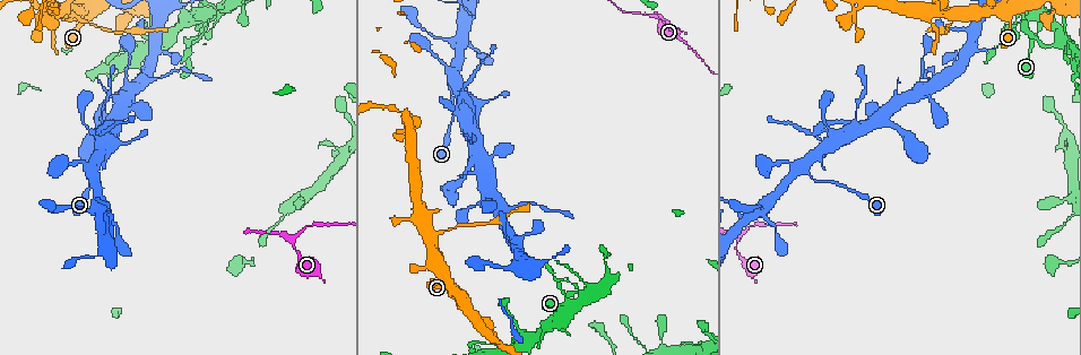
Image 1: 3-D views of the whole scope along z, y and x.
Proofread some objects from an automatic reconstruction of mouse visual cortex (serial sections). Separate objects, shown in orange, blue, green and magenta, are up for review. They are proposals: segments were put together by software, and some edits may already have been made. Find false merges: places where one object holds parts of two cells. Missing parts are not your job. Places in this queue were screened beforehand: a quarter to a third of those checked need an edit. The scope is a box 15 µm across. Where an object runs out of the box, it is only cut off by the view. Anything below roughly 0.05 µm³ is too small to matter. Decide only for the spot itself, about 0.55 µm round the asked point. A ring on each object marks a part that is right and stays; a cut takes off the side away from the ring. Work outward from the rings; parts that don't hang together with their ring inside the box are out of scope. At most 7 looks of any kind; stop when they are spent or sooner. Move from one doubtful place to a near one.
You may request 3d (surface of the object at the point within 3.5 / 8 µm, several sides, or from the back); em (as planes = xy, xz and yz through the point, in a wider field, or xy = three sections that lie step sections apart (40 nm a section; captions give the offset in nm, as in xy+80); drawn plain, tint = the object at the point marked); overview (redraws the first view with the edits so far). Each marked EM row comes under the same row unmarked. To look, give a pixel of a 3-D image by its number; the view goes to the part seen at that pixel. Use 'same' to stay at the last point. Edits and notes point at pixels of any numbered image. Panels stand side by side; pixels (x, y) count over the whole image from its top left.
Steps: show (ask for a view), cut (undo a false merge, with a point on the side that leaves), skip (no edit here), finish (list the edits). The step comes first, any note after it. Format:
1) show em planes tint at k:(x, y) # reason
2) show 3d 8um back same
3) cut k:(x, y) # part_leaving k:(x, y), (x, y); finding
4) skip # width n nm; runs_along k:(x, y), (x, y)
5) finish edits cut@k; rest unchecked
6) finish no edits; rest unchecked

show 3d 3.5um back at 1:(452, 229) # a narrow waist

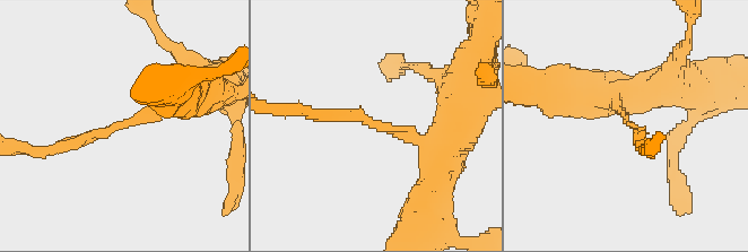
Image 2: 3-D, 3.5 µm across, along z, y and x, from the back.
show em xy step 5 tint at 2:(132, 121)

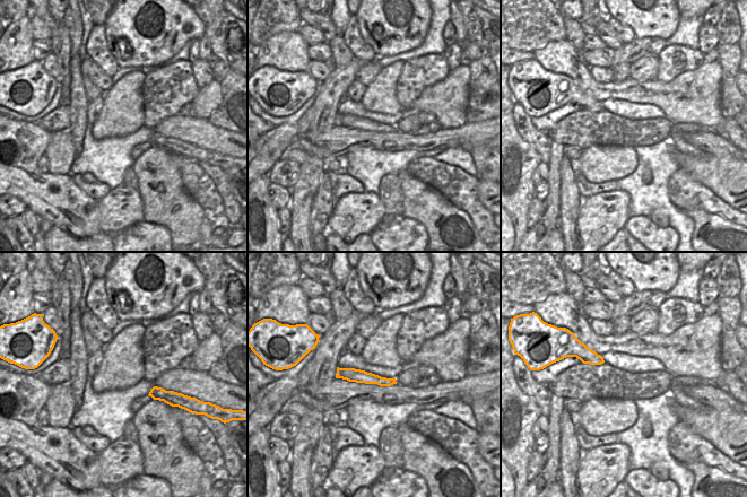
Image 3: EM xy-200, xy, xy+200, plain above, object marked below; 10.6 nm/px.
cut 2:(376, 124) # part_leaving 2:(407, 136), (355, 115), (310, 112); a second cell is stuck on

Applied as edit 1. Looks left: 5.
show overview

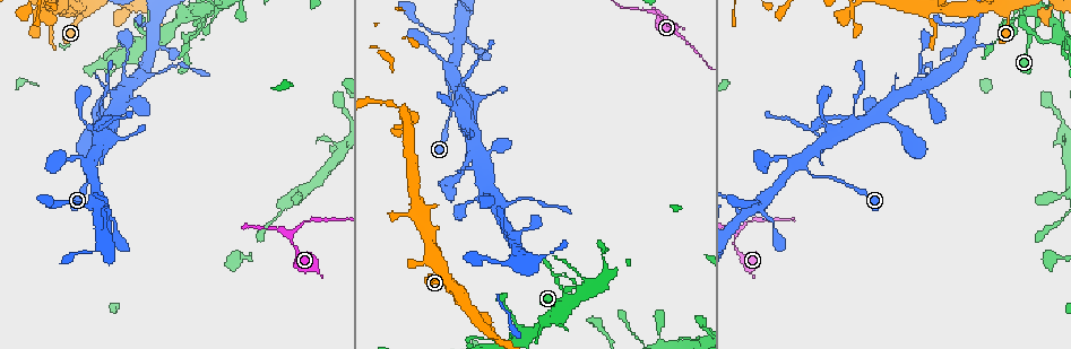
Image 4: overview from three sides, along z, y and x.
show 3d 3.5um at 4:(1014, 17) # thick turns thin

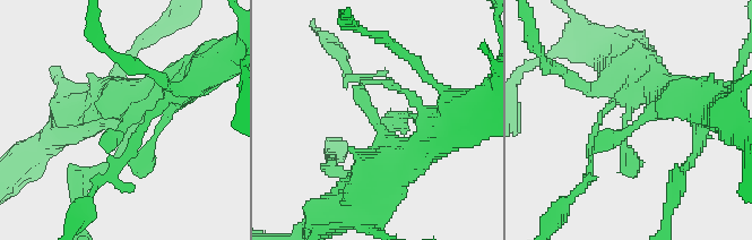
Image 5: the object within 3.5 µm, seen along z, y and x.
show em xy step 1 tint at 5:(382, 126) # arm_widths 150, 450 nm; now the EM

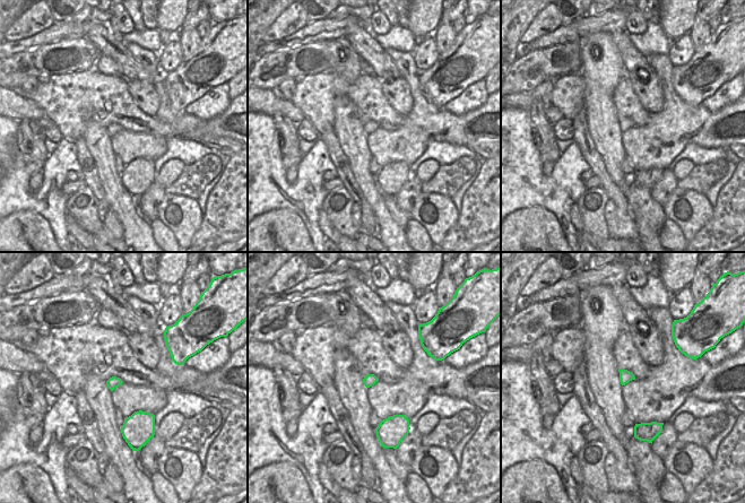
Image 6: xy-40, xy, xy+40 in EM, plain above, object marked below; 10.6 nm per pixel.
skip # runs_along 5:(702, 110), (664, 103), (604, 140), (589, 169); all the same cell

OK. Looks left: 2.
show 3d 3.5um at 4:(652, 9) # thin neck

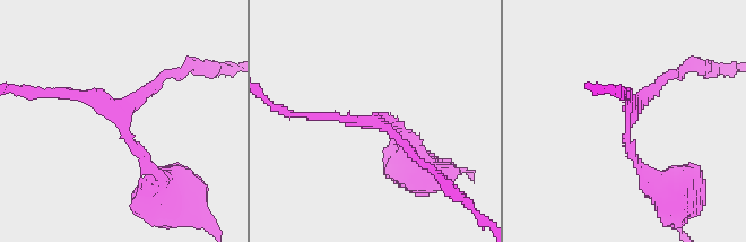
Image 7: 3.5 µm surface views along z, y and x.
show em xy step 3 tint at 7:(125, 114) # arms 3; arm_widths 150, 150, 150 nm; need the tissue

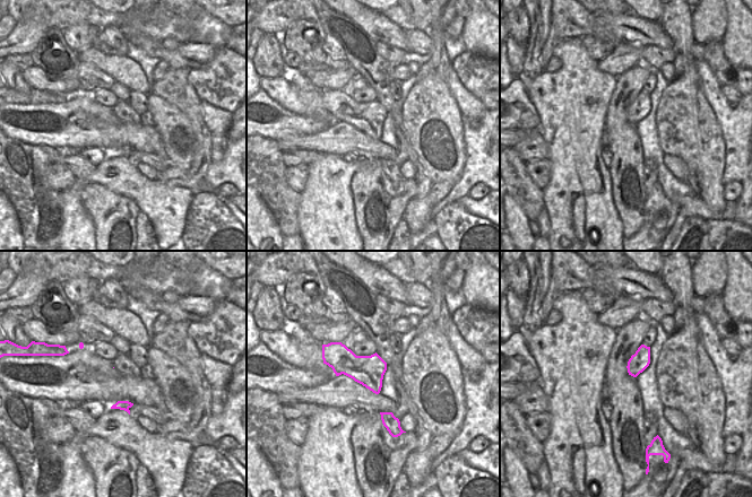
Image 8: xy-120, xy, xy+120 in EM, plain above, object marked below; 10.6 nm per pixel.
skip # runs_along 7:(154, 178), (126, 136), (126, 111), (171, 72); one cell here

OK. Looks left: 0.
finish edits cut@2; rest unchecked

